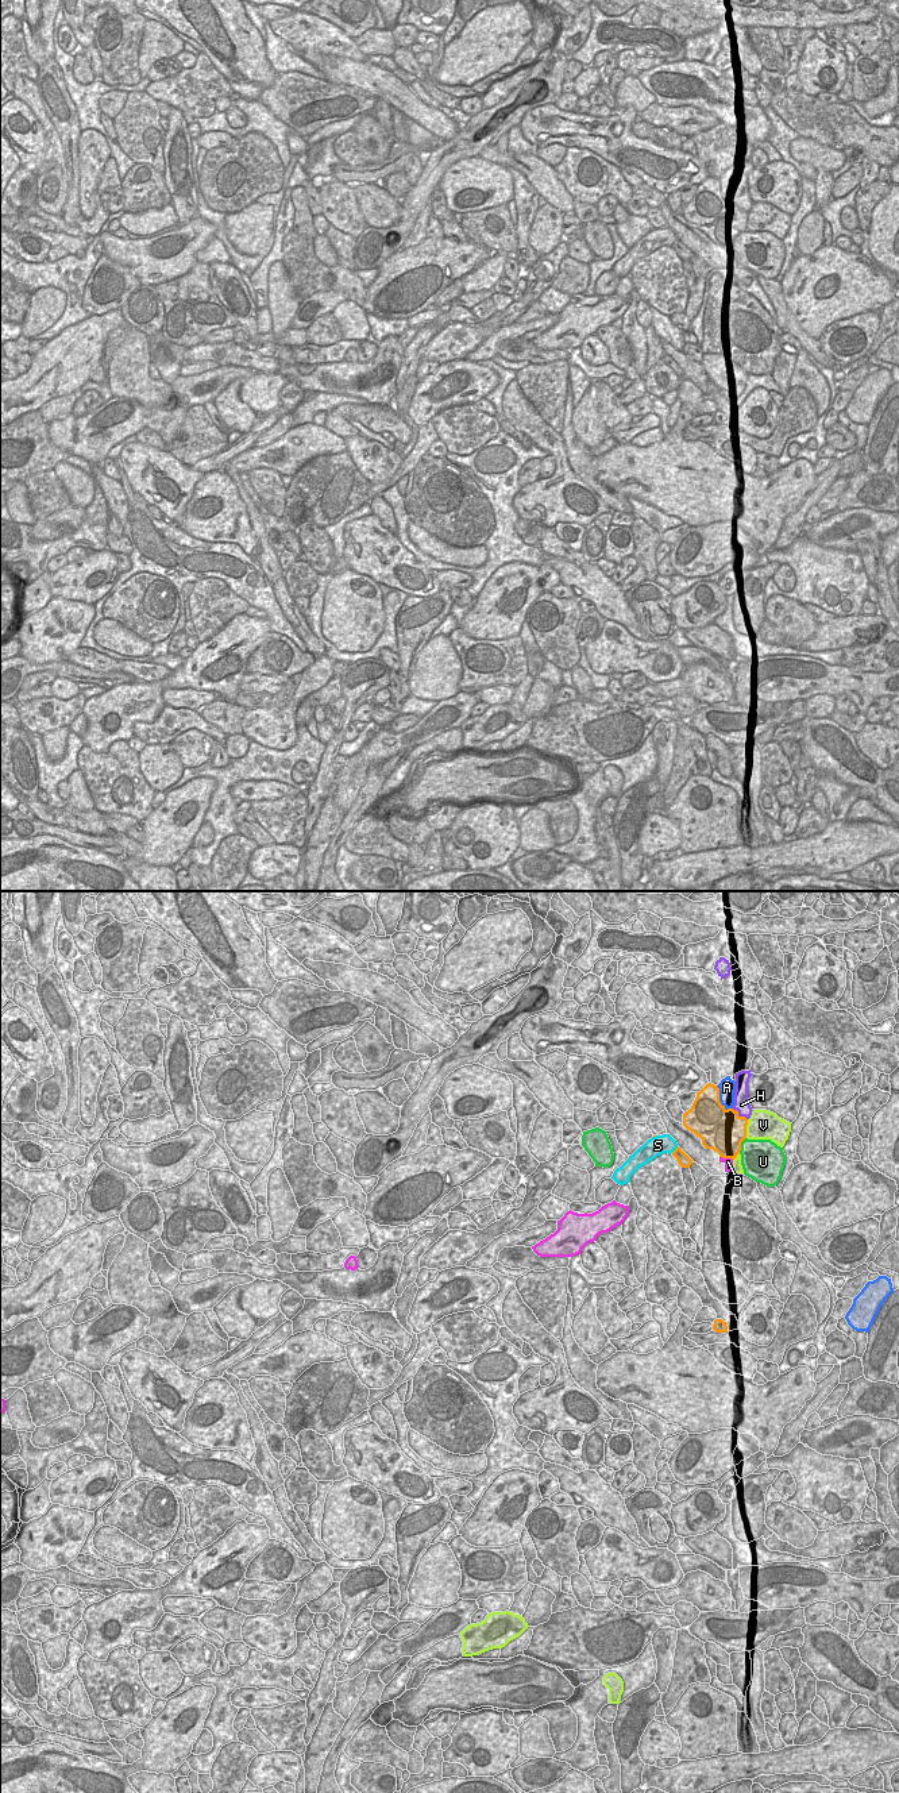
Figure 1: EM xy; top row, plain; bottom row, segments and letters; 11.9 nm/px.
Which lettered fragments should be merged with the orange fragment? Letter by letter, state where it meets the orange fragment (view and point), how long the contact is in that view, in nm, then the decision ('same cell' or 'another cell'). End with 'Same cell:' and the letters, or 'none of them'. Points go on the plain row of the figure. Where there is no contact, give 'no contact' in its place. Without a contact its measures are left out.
A: meets orange in xy at (718, 193); contact 340 nm long; another cell
B: meets orange in xy at (726, 250); contact 170 nm long; another cell
H: meets orange in xy at (737, 207); contact 240 nm long; another cell
S: meets orange in xy at (675, 242); contact 120 nm long; another cell
U: meets orange in xy at (740, 238); contact 200 nm long; another cell
V: meets orange in xy at (745, 222); contact 220 nm long; another cell
Same cell: none of them

